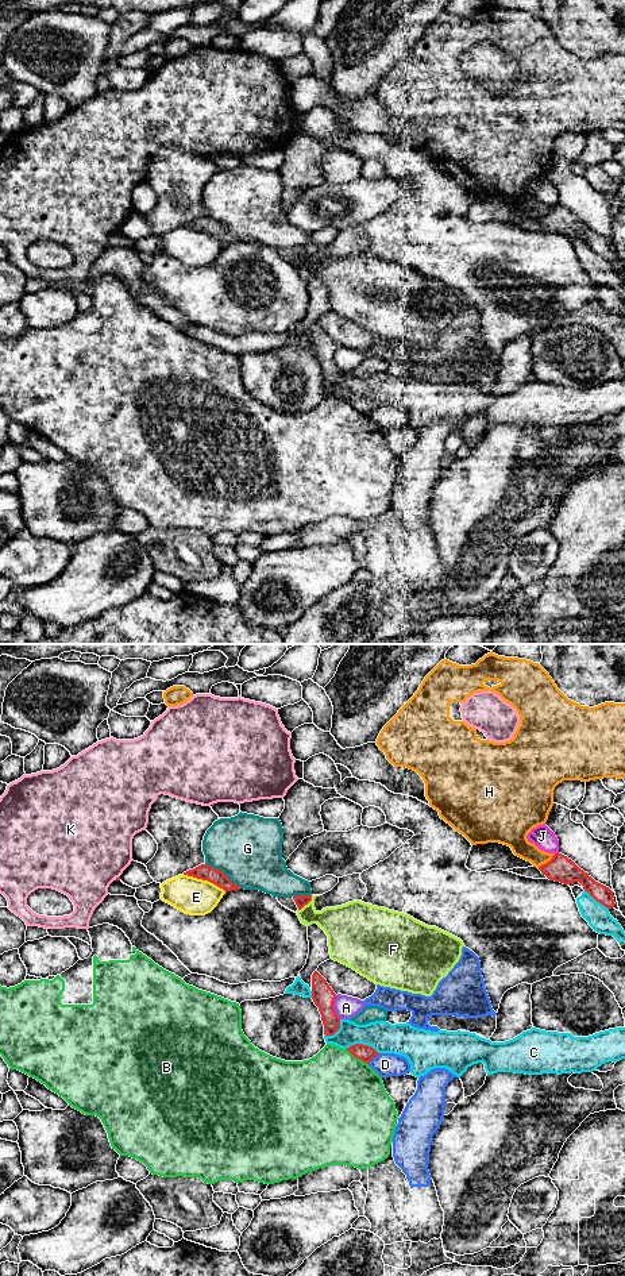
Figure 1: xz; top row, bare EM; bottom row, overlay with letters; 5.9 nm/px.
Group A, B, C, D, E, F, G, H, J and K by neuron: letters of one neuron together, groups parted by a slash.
A J / B / C / D H / E / F / G / K

